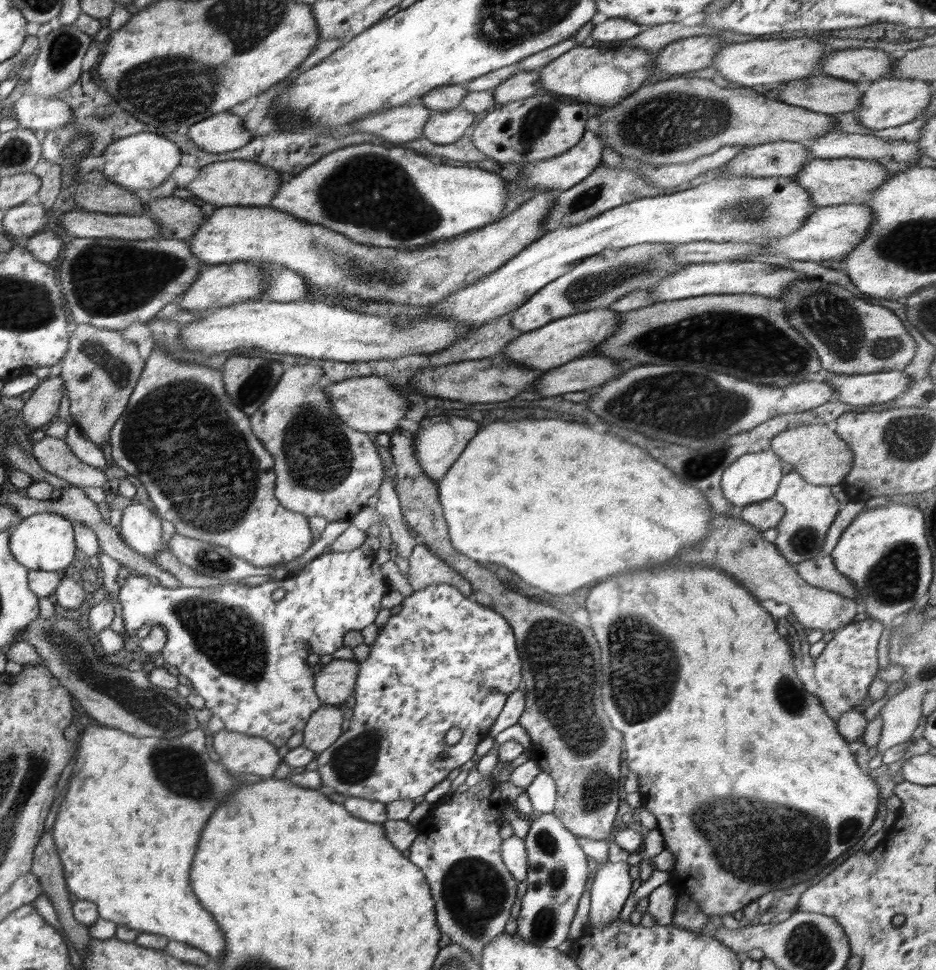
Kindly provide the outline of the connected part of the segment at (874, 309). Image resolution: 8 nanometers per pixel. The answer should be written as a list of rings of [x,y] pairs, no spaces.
[[[818,278],[800,279],[796,283],[790,283],[786,287],[786,293],[777,298],[784,304],[784,314],[794,330],[800,332],[800,336],[816,350],[820,358],[820,364],[824,371],[832,371],[842,374],[875,373],[888,370],[904,370],[904,367],[912,361],[916,353],[916,342],[908,334],[908,329],[902,320],[888,308],[882,308],[878,304],[868,304],[864,300],[858,300],[848,290],[826,282]]]

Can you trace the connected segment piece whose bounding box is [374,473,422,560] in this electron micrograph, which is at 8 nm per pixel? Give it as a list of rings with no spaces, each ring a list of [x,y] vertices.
[[[384,473],[384,475],[385,478],[382,485],[376,492],[378,493],[378,502],[376,502],[374,508],[382,515],[384,522],[390,529],[392,541],[397,544],[397,556],[402,556],[402,558],[407,560],[413,548],[422,542],[422,538],[410,535],[408,525],[401,512],[399,497],[391,484],[392,479],[386,477],[387,474]]]

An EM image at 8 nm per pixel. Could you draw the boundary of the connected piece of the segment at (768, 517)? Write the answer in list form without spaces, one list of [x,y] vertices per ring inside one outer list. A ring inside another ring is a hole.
[[[776,499],[749,504],[739,509],[738,517],[760,532],[774,528],[784,516],[785,508]]]

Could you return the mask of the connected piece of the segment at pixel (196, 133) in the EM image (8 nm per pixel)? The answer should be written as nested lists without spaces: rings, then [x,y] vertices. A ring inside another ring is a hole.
[[[226,111],[190,126],[188,138],[209,153],[221,153],[242,148],[254,134],[241,125],[238,115]]]

